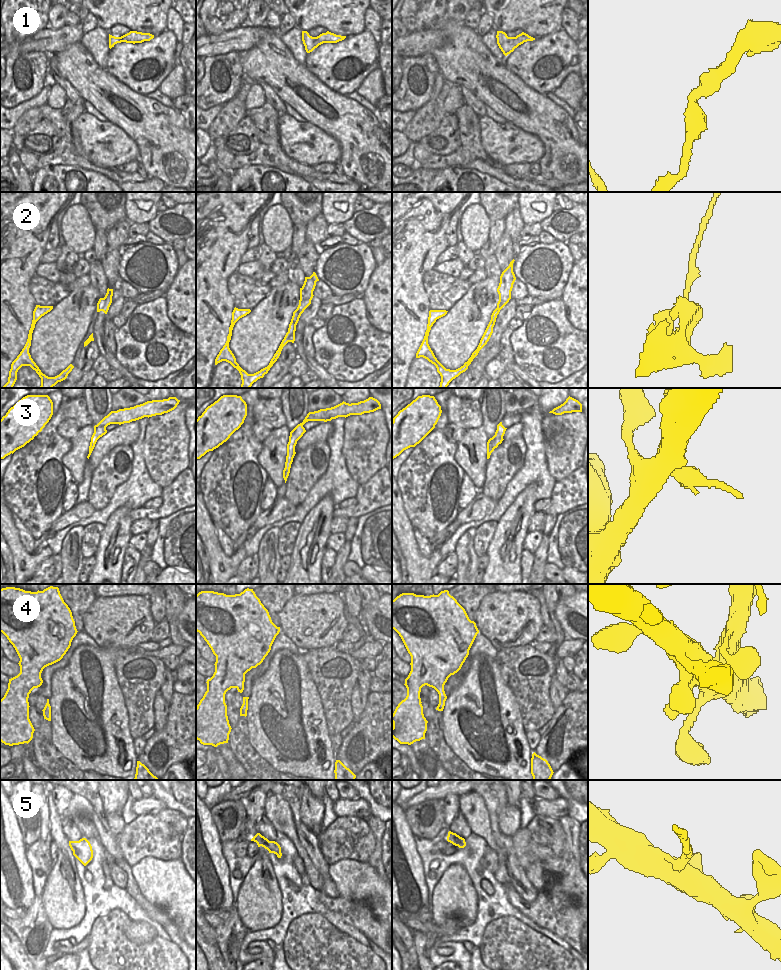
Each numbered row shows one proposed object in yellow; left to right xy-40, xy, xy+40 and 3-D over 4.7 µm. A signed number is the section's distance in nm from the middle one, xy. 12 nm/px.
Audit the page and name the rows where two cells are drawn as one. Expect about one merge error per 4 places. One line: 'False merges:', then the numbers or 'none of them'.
False merges: 2

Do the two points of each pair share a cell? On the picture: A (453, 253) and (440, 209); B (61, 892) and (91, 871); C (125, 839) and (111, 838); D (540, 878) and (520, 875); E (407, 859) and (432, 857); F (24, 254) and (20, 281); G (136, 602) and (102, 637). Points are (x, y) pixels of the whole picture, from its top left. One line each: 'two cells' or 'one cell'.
A: two cells
B: two cells
C: two cells
D: two cells
E: two cells
F: one cell
G: one cell

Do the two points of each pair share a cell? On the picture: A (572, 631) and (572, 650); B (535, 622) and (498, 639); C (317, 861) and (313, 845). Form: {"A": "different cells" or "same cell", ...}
{"A": "different cells", "B": "same cell", "C": "same cell"}

